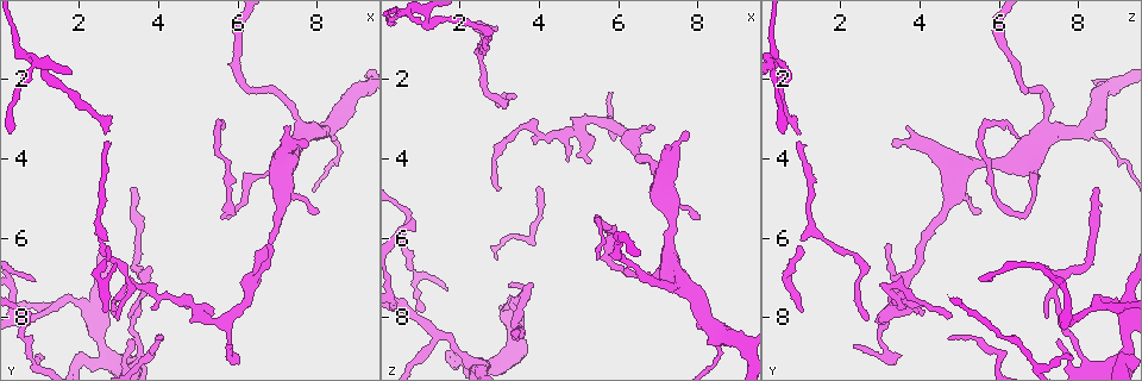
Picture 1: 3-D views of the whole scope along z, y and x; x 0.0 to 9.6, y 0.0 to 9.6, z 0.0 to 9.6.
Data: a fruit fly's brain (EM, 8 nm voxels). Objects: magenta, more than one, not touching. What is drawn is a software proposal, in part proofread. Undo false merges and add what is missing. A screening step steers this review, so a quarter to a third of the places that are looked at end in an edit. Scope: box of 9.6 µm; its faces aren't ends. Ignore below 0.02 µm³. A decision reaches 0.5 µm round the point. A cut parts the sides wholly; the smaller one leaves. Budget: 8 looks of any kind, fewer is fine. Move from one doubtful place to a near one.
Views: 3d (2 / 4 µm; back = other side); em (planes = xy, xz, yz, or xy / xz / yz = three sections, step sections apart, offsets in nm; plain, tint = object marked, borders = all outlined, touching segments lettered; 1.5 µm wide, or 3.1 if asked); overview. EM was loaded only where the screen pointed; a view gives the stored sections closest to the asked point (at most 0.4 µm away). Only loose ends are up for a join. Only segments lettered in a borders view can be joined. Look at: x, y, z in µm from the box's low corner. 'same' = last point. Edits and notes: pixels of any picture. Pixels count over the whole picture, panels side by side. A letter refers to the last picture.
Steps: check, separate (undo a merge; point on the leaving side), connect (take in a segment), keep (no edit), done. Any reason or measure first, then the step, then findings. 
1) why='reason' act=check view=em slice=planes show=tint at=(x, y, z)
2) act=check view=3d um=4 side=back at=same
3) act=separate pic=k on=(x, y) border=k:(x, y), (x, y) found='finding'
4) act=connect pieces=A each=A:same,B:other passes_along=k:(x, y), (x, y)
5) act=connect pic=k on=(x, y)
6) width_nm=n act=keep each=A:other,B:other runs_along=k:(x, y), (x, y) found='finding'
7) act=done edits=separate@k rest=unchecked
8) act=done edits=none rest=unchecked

why='branch stops here' act=check view=3d um=2 at=(3.40, 4.75, 8.45)

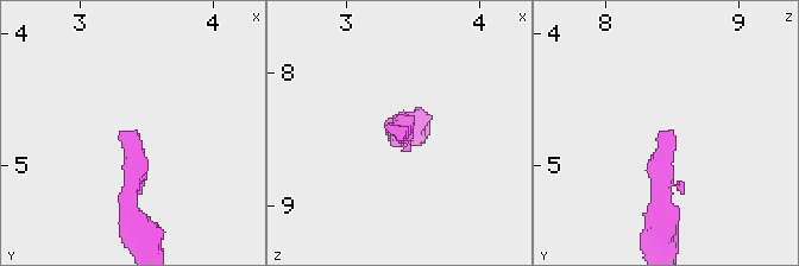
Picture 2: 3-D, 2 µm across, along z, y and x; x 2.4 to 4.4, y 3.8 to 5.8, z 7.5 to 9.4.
why='now the EM' act=check view=em slice=yz step=4 show=tint at=(3.44, 4.74, 8.46)

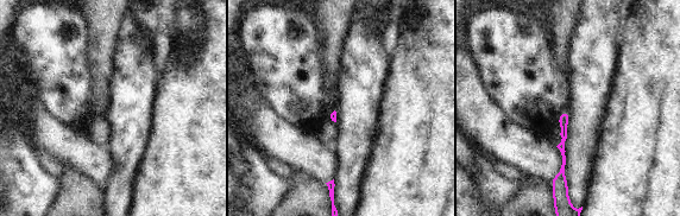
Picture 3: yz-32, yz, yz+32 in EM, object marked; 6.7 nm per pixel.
act=check view=em slice=planes show=borders at=same

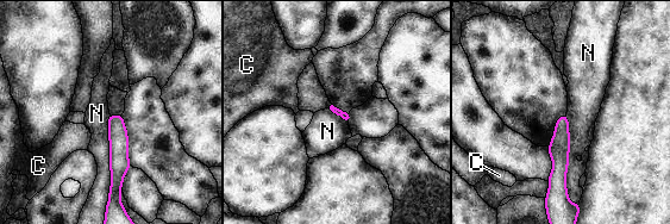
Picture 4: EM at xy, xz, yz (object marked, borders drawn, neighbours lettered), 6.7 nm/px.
act=keep each=C:other,N:other border=4:(567, 113), (569, 197) found='no lettered segment goes on from it'

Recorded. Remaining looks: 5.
why='three arms meet' act=check view=em slice=planes show=plain at=(7.65, 3.25, 7.15)

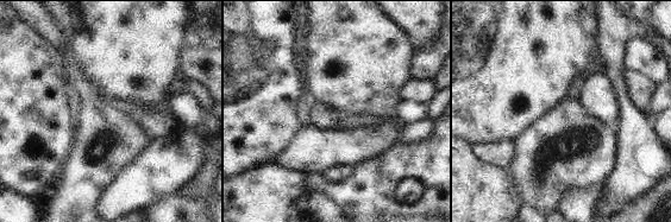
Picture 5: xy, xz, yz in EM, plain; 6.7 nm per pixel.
why='see the neighbours' act=check view=em slice=planes show=borders at=same

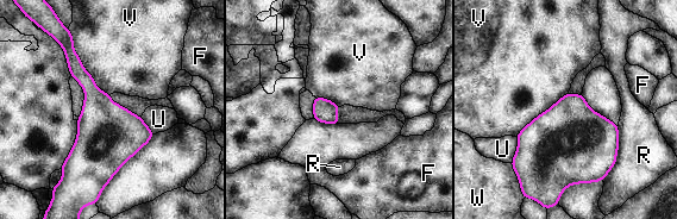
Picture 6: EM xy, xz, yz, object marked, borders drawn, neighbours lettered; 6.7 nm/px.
act=keep each=F:other,R:other,U:other,V:other,W:other border=6:(568, 91), (528, 121), (515, 136) found='all the same neuron'

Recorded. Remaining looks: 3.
why='long arm stops here' act=check view=em slice=planes show=borders at=(2.95, 8.00, 4.80)

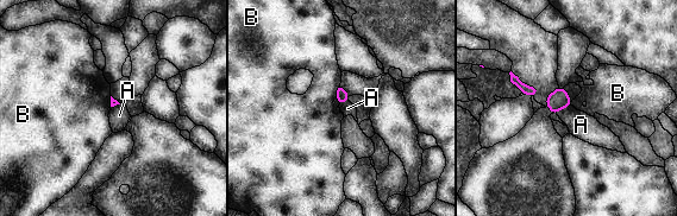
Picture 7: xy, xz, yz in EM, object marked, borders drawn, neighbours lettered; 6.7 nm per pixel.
act=keep each=A:other,B:other border=7:(570, 105), (556, 113) found='no lettered segment goes on from it'

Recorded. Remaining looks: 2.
act=done edits=none rest=unchecked

